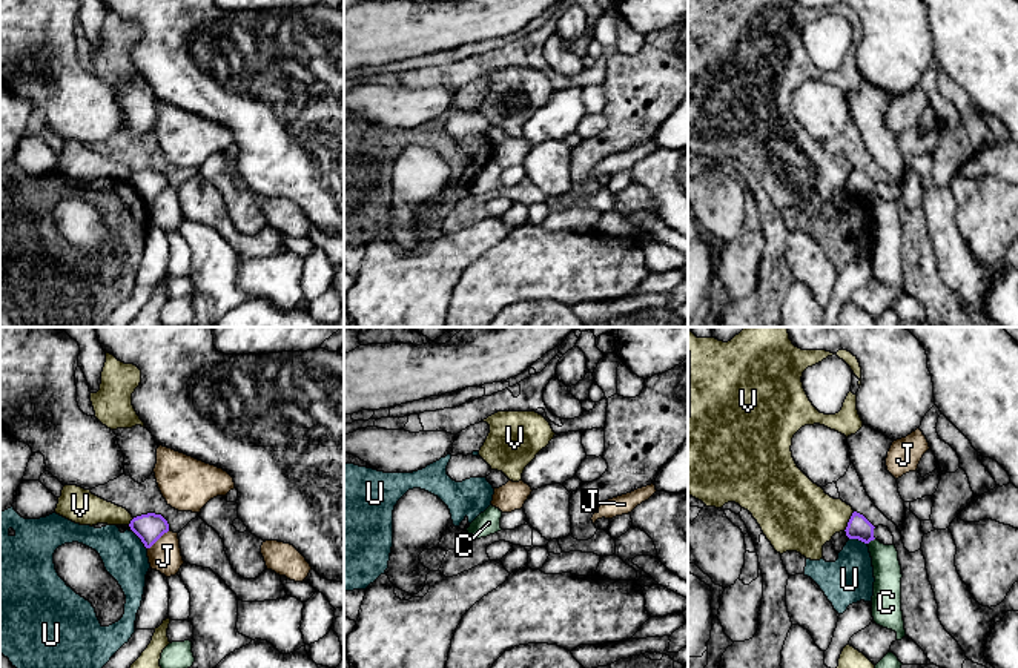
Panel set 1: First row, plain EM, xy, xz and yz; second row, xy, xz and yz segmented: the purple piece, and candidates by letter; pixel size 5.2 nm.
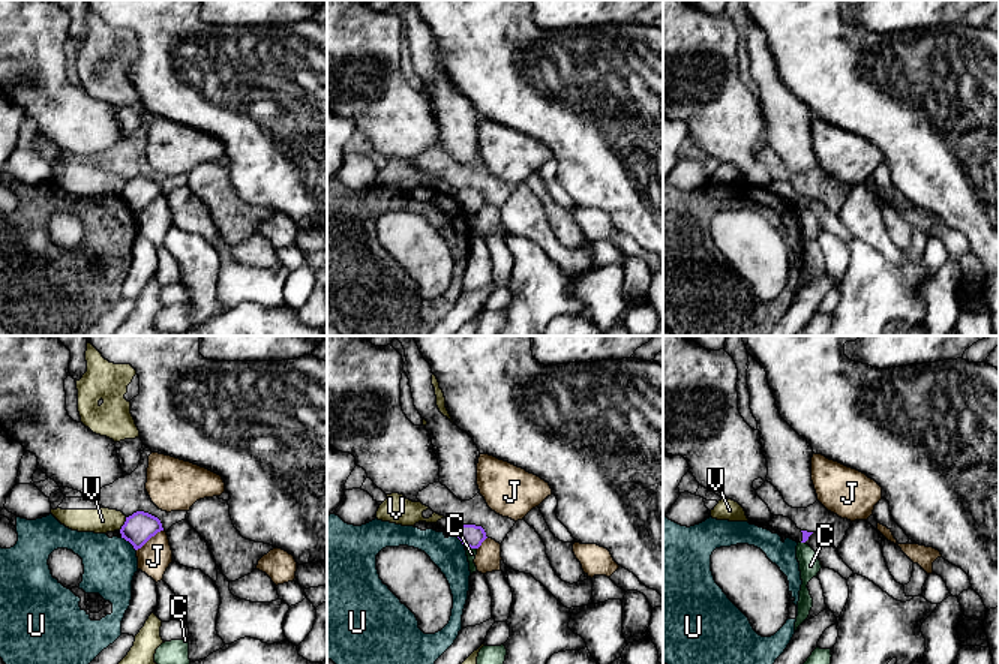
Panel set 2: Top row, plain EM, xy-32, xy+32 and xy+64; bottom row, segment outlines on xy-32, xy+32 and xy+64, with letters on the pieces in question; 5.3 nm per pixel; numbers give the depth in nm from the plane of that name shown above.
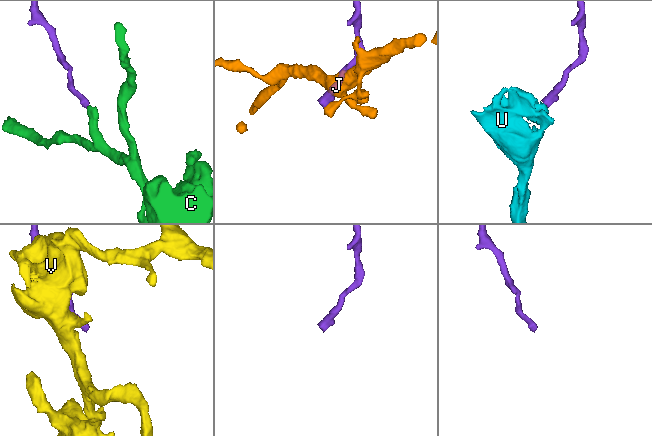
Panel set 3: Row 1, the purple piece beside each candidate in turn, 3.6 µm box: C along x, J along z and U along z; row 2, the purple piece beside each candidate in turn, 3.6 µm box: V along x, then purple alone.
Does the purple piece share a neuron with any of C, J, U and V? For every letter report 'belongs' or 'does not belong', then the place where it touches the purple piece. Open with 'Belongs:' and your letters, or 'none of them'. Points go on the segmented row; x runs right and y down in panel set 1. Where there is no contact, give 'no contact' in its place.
Belongs: none of them
C: does not belong; contact yz (871, 539)
J: does not belong; contact xy (158, 538)
U: does not belong; contact xy (140, 538)
V: does not belong; contact yz (849, 521)

